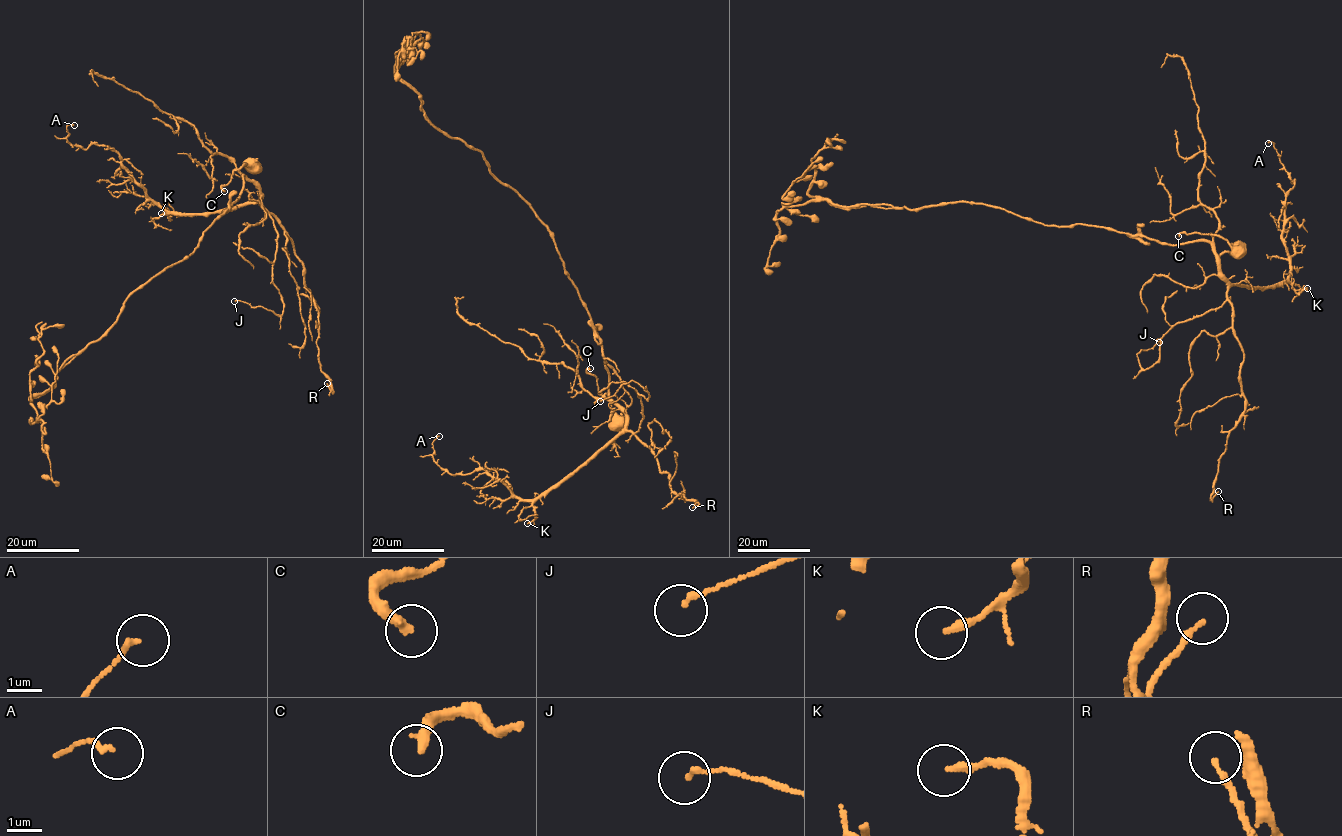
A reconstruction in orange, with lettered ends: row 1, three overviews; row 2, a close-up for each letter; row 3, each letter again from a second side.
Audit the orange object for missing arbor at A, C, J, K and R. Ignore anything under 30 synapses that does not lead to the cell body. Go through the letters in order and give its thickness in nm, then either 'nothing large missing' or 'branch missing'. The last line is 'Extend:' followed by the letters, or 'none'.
A: 140 nm | nothing large missing
C: 320 nm | nothing large missing
J: 130 nm | nothing large missing
K: 200 nm | nothing large missing
R: 160 nm | nothing large missing
Extend: none

